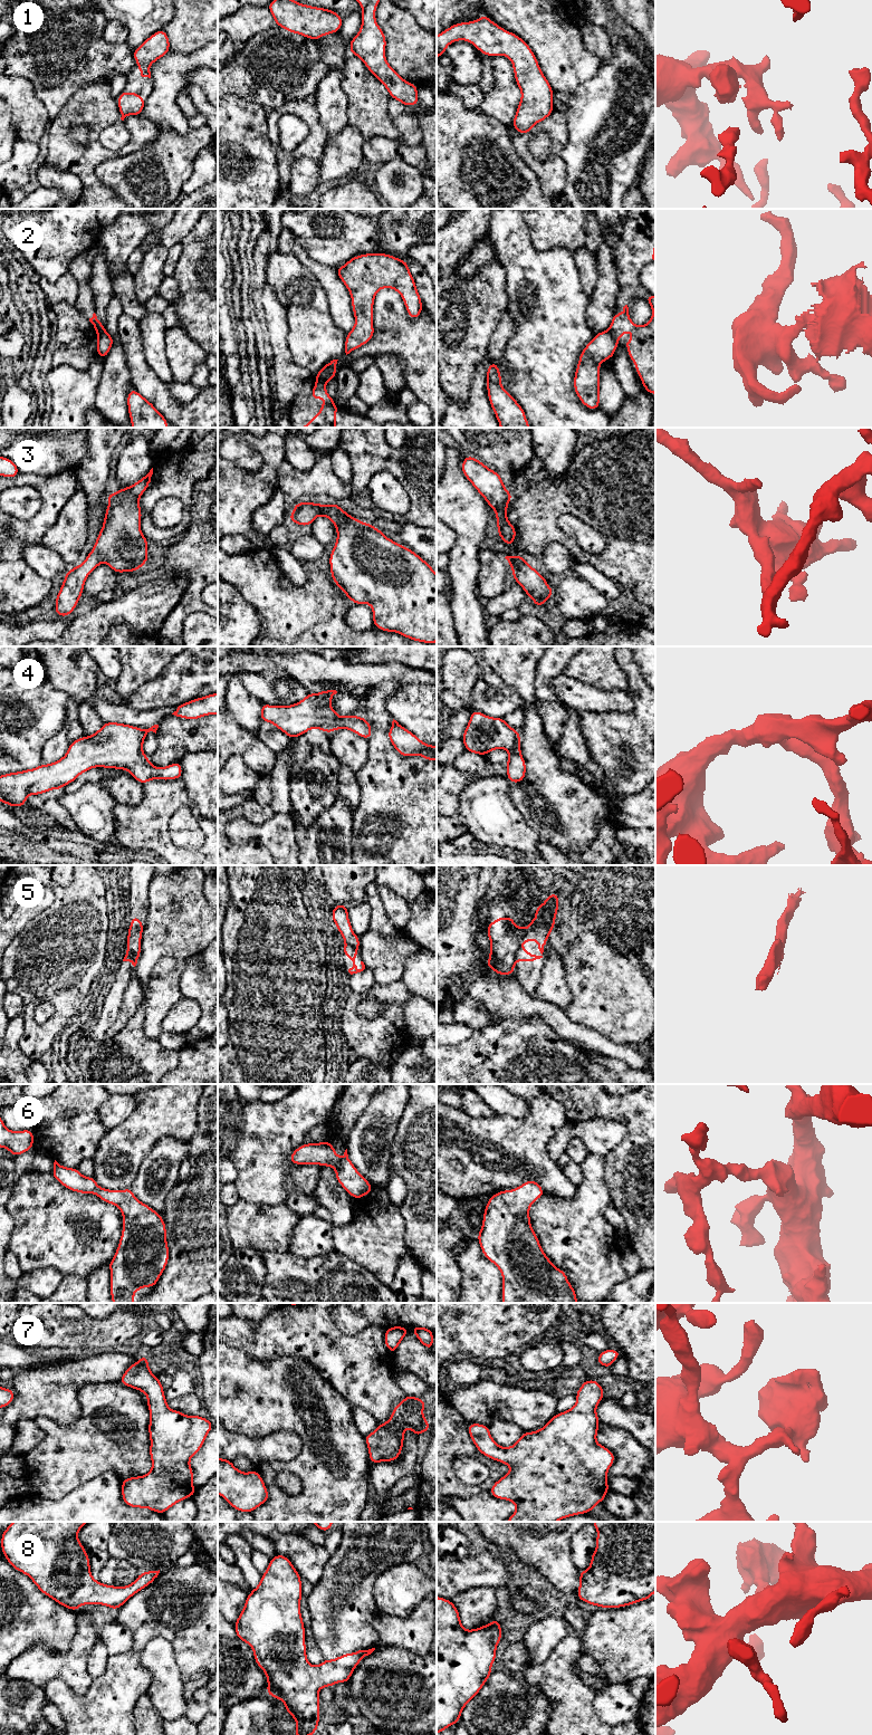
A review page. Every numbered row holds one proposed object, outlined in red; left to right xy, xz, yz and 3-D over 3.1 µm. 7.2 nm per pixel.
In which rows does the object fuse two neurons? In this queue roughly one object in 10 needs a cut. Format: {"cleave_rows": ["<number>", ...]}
{"cleave_rows": ["2", "5"]}

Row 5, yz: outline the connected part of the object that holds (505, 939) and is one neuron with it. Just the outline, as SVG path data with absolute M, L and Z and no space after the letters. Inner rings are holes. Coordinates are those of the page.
M505 916L487 926L487 934L490 940L490 952L486 967L491 968L497 975L511 976L515 970L516 952L525 934L524 926L516 927L515 919Z

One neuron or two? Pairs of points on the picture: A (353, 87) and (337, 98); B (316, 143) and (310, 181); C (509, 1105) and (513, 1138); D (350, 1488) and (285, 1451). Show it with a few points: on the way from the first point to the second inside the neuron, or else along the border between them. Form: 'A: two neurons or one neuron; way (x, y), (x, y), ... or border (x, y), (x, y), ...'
A: two neurons; border (345, 66), (341, 88), (348, 101), (347, 118)
B: two neurons; border (318, 160), (298, 157), (293, 163), (290, 172)
C: two neurons; border (529, 1109), (529, 1113), (520, 1118), (495, 1113)
D: two neurons; border (296, 1432), (300, 1450), (288, 1460), (269, 1463)

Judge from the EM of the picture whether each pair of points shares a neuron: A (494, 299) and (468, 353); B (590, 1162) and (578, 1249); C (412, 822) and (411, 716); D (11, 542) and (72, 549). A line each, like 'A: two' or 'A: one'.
A: one
B: one
C: two
D: two

